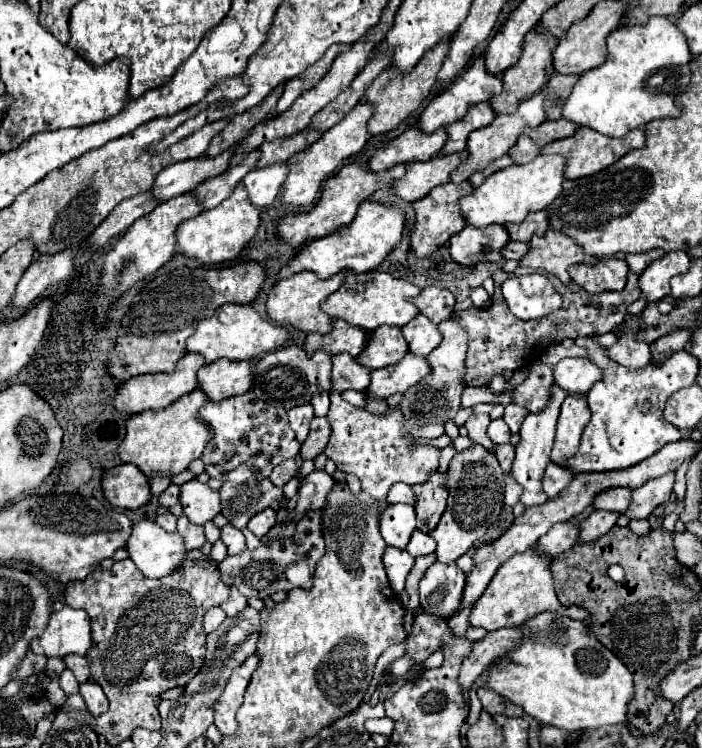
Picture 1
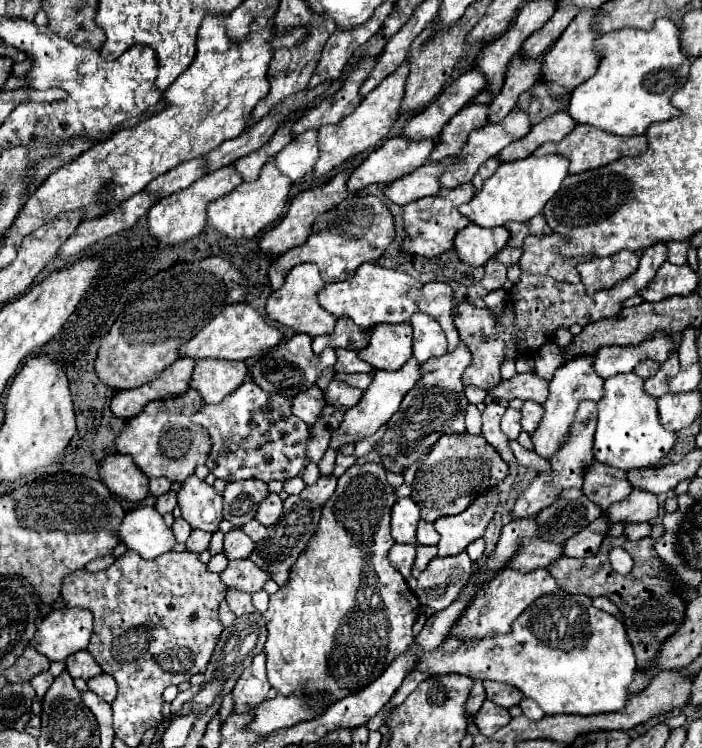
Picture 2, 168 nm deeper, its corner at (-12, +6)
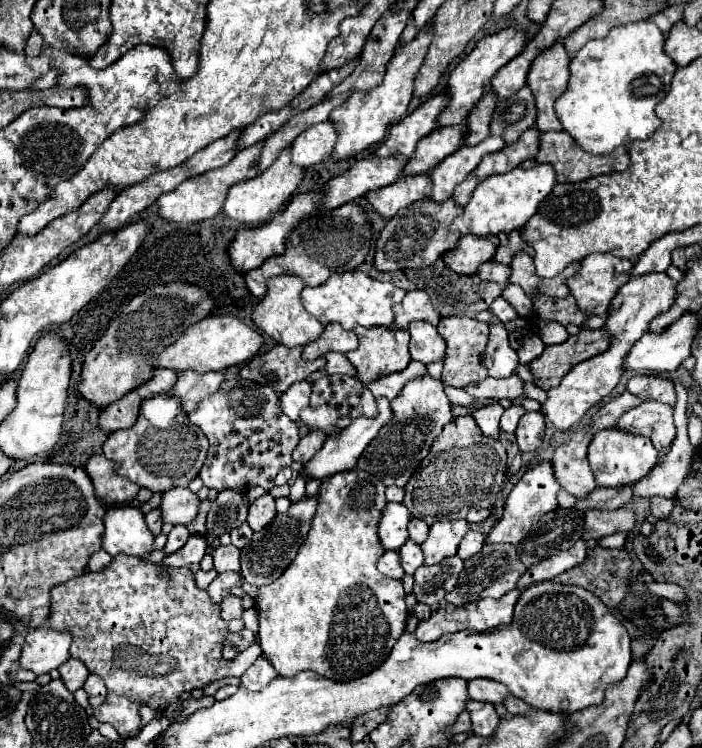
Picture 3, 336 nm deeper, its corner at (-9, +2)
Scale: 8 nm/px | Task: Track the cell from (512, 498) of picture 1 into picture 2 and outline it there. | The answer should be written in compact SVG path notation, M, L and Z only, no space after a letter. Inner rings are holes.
M490 403L482 411L482 435L490 445L498 449L502 459L509 465L514 460L514 455L508 447L508 437L500 431L500 419L504 415L504 407L500 403Z

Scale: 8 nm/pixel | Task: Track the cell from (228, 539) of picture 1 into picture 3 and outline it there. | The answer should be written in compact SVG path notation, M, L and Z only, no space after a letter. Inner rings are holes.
M219 545L217 549L211 551L213 561L215 561L215 569L219 573L223 571L239 571L239 555L241 551L235 545Z

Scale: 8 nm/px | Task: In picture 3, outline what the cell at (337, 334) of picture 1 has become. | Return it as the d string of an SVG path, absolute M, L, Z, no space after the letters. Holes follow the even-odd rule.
M329 323L329 325L325 325L325 331L321 333L319 339L315 339L309 345L305 345L303 357L307 361L313 361L317 357L323 357L329 351L349 353L353 349L357 349L357 335L355 335L355 331L345 331L337 323Z

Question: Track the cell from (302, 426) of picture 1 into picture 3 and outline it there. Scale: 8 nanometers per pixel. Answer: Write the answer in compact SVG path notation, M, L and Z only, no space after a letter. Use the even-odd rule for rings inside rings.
M301 381L297 385L291 385L283 397L281 397L281 409L291 421L297 421L299 411L309 405L309 395L311 395L311 385L307 381Z

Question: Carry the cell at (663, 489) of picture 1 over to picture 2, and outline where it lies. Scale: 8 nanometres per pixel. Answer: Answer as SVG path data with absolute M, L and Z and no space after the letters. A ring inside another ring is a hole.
M632 491L624 501L610 505L604 511L610 525L614 523L638 523L638 521L652 521L658 515L658 499L652 493Z

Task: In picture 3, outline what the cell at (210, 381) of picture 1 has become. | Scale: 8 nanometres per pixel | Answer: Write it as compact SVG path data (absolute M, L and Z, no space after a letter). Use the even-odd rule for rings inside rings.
M189 369L189 371L179 373L179 379L169 393L183 401L181 405L185 413L193 413L193 409L197 409L197 403L201 403L201 399L211 397L213 393L217 393L217 389L221 389L223 381L225 381L225 375L221 371L193 373Z

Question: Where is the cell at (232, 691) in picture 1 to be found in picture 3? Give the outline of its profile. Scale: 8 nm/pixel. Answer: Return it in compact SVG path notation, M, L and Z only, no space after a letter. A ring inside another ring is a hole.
M257 657L255 663L241 675L241 687L249 691L261 691L277 677L273 665L265 657Z

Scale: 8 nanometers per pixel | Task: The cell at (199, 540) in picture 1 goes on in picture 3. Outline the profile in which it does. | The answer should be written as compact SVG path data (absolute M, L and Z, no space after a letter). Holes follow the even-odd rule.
M191 535L187 545L183 545L177 553L171 553L163 559L165 565L171 567L183 567L183 565L191 565L191 563L199 563L203 559L207 551L207 539L201 535Z

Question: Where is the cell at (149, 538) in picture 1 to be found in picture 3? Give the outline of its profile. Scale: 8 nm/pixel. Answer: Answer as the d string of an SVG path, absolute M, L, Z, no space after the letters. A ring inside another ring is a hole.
M135 505L107 509L103 549L109 555L145 555L153 551L155 537L145 525L145 515Z

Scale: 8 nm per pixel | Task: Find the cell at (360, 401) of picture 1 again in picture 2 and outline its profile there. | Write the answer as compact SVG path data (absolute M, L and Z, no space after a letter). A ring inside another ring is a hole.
M336 379L330 381L330 385L324 391L324 403L332 405L334 409L350 409L362 399L362 391L356 387L350 387L346 383L336 383Z

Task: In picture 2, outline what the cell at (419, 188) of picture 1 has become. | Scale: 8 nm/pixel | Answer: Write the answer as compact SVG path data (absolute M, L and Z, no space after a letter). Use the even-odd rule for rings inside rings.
M440 161L440 163L424 163L422 167L418 167L410 175L402 177L400 181L390 183L384 189L384 195L392 203L396 203L400 207L404 207L406 203L412 203L416 199L422 199L422 197L428 197L428 195L436 195L440 191L438 177L440 177L444 167L446 167L444 161Z

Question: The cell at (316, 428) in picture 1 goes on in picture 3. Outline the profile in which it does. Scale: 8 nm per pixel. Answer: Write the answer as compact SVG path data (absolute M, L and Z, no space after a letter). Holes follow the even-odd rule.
M315 429L315 431L309 431L305 437L301 437L297 449L293 451L293 461L305 465L305 463L323 447L325 439L327 439L325 433L317 431L317 429Z

